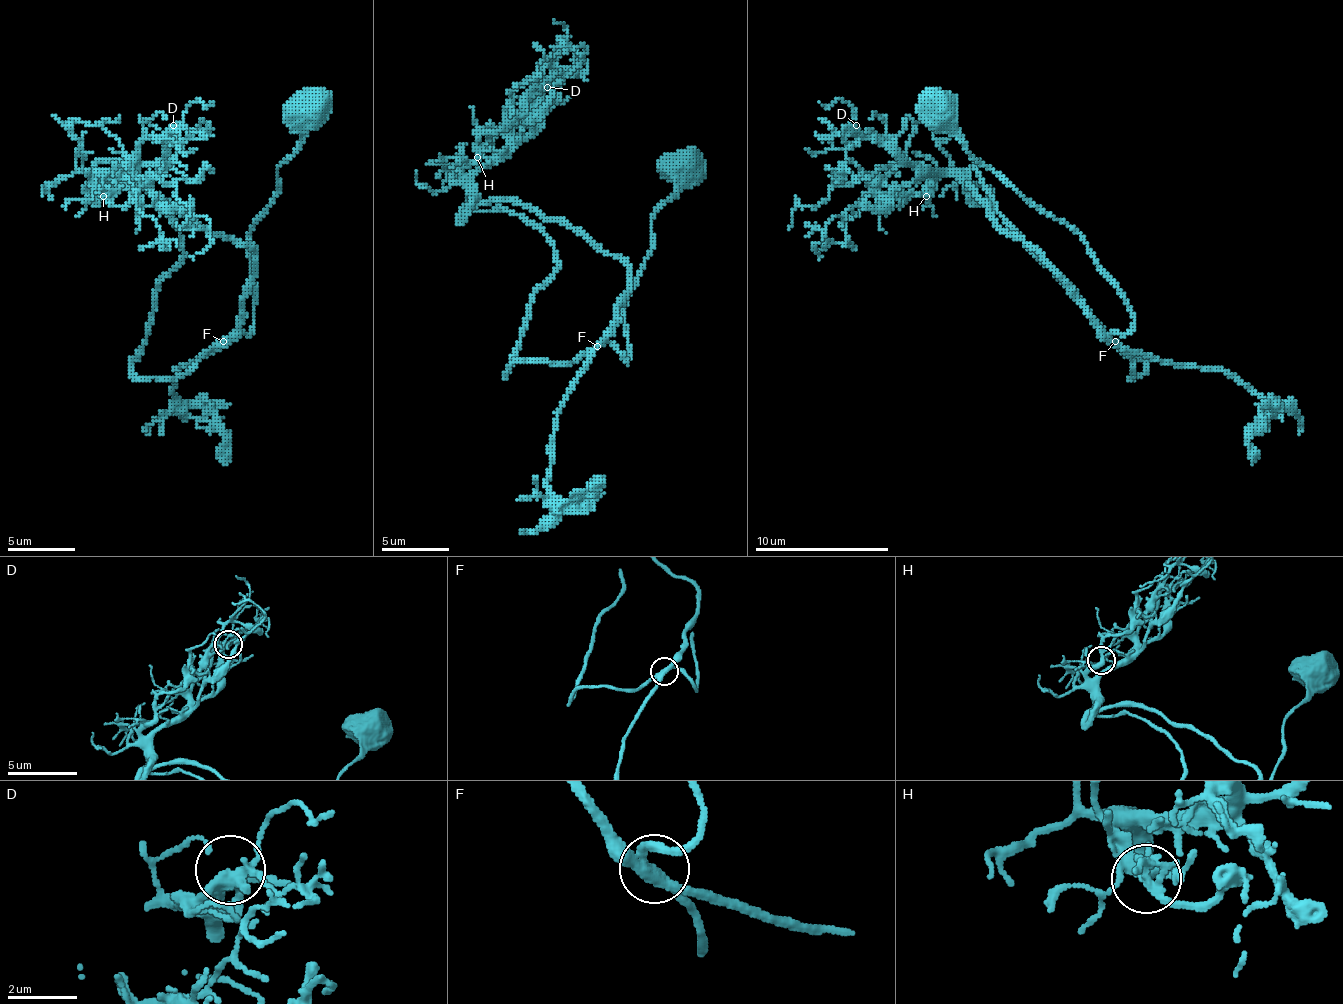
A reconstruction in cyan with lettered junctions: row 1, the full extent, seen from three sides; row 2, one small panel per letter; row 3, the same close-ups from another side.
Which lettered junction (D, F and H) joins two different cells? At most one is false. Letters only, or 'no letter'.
no letter

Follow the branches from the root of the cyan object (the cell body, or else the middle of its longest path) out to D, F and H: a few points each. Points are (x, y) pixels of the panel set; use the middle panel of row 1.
D: (685, 167), (624, 308), (628, 365), (608, 339), (628, 268), (473, 184), (547, 87)
F: (685, 167), (678, 191), (651, 221), (651, 251), (624, 308), (628, 365), (608, 342), (597, 345)
H: (685, 167), (624, 308), (628, 365), (608, 339), (628, 268), (561, 221), (483, 201), (463, 171), (477, 157)

